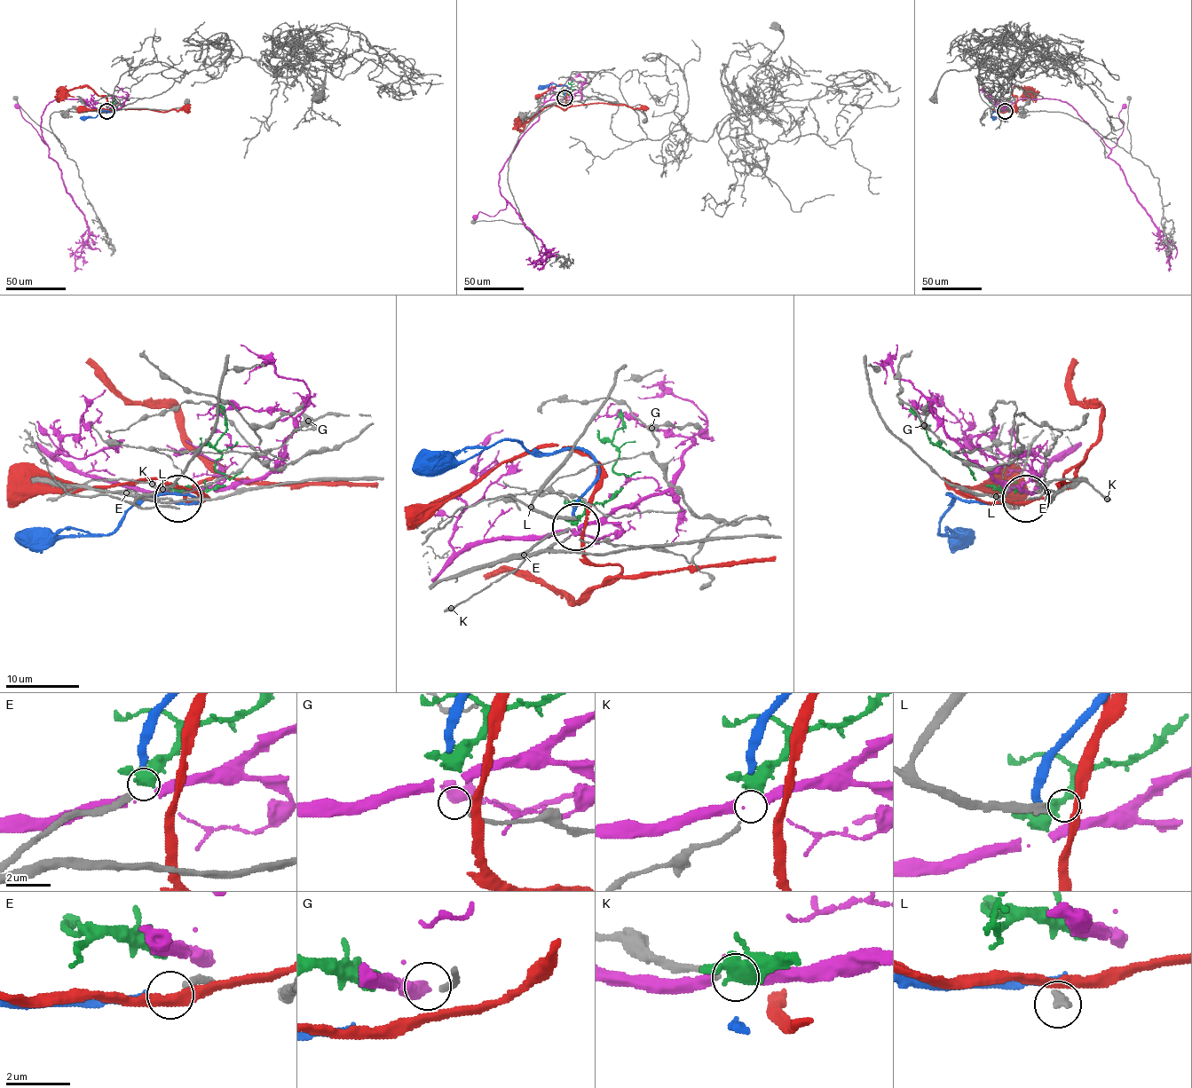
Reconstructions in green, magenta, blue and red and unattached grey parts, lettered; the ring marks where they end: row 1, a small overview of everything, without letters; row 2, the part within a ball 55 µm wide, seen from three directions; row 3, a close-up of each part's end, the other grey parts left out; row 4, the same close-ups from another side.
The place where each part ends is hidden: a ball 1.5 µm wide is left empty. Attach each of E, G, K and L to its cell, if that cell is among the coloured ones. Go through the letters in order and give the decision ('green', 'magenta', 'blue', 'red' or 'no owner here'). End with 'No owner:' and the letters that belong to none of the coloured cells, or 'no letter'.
E: blue
G: no owner here
K: green
L: no owner here
No owner: G, L

